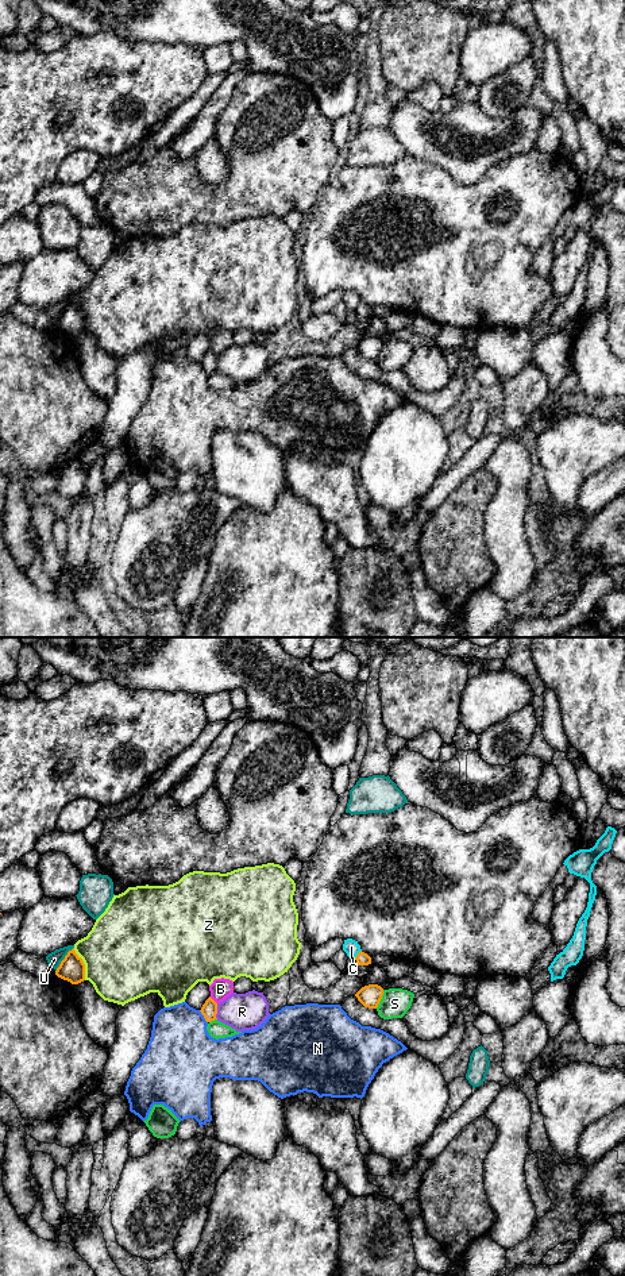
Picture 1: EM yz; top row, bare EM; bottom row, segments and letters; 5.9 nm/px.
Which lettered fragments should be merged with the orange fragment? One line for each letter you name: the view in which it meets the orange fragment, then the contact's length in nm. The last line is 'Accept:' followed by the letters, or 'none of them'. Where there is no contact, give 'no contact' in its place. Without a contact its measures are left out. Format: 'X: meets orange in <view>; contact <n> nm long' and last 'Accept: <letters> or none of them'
Accept: none of them

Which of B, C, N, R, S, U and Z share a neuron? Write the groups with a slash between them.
B / C / N / R / S / U / Z

